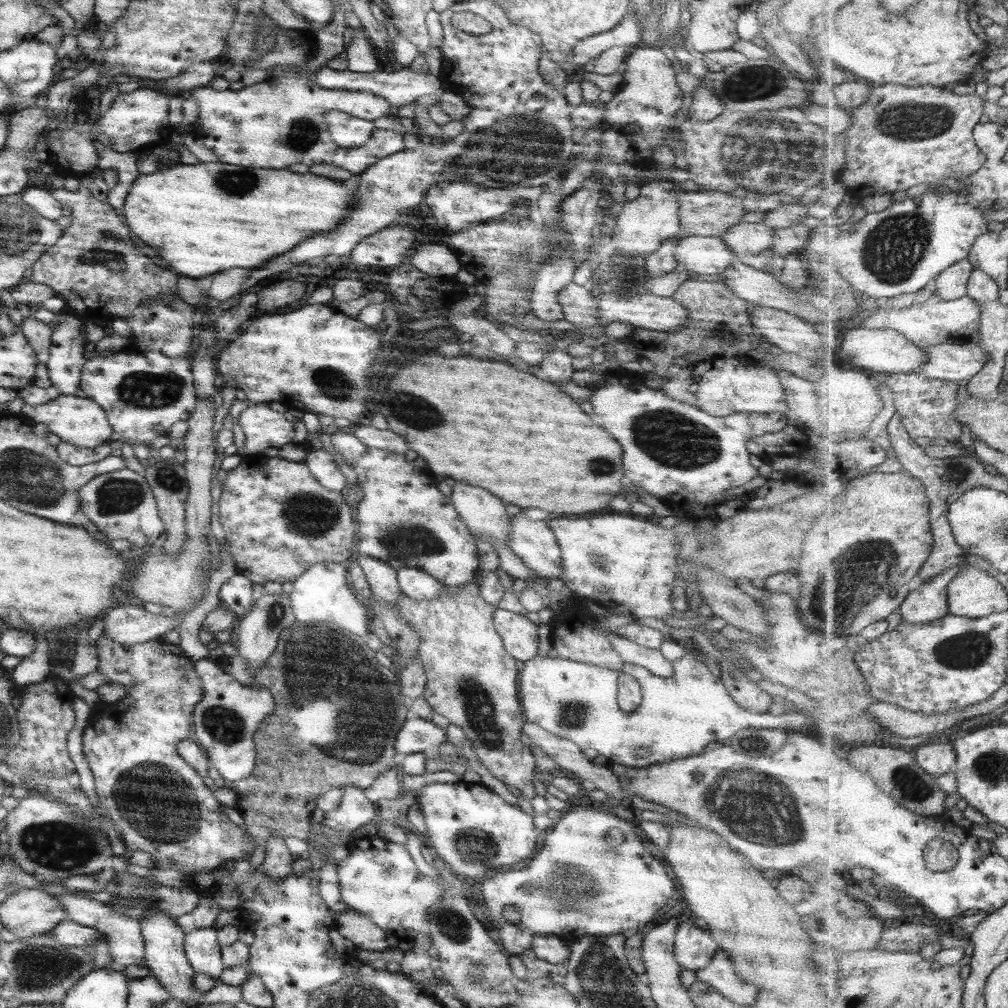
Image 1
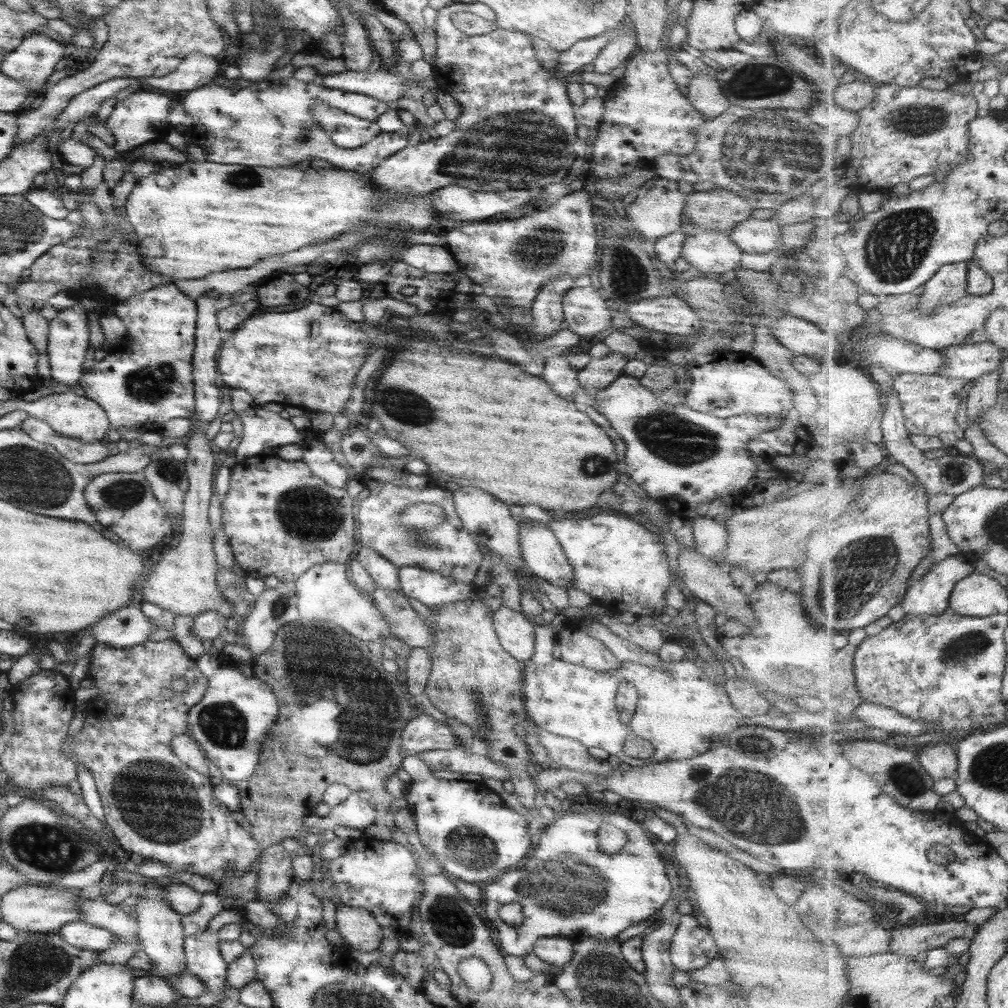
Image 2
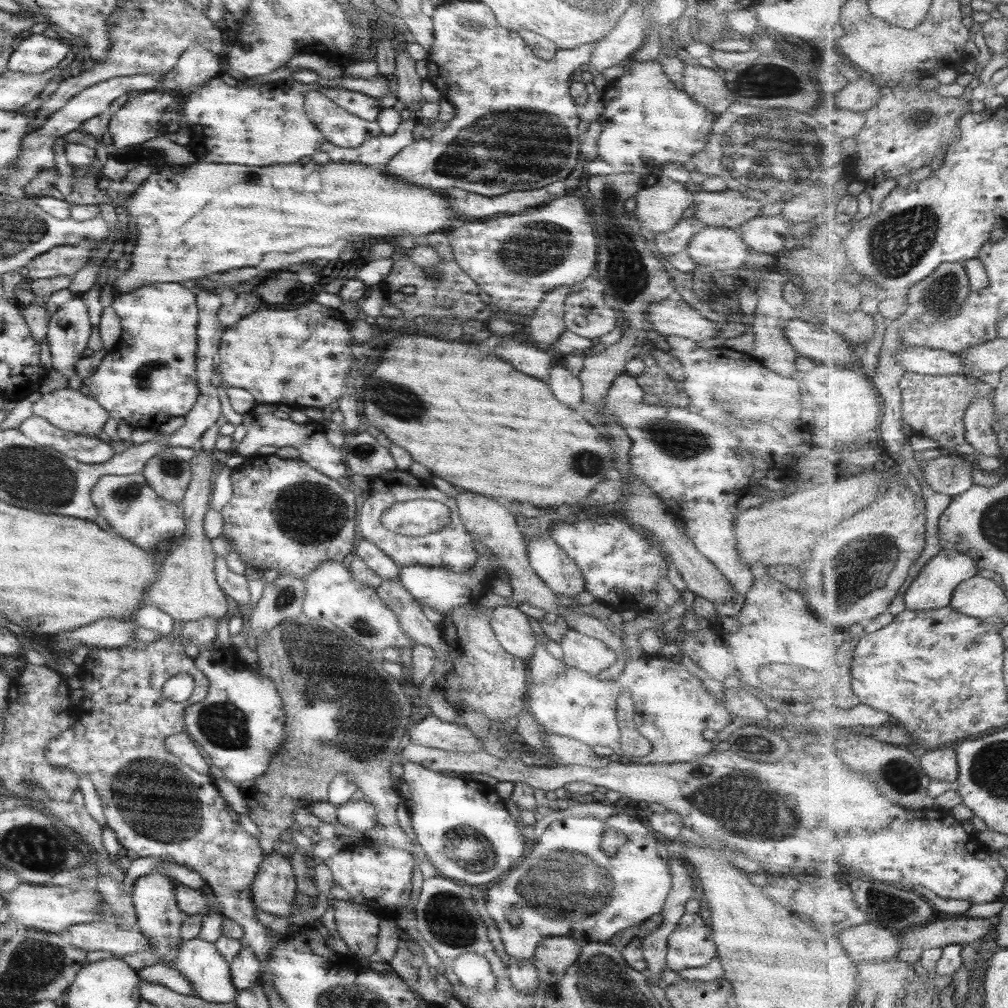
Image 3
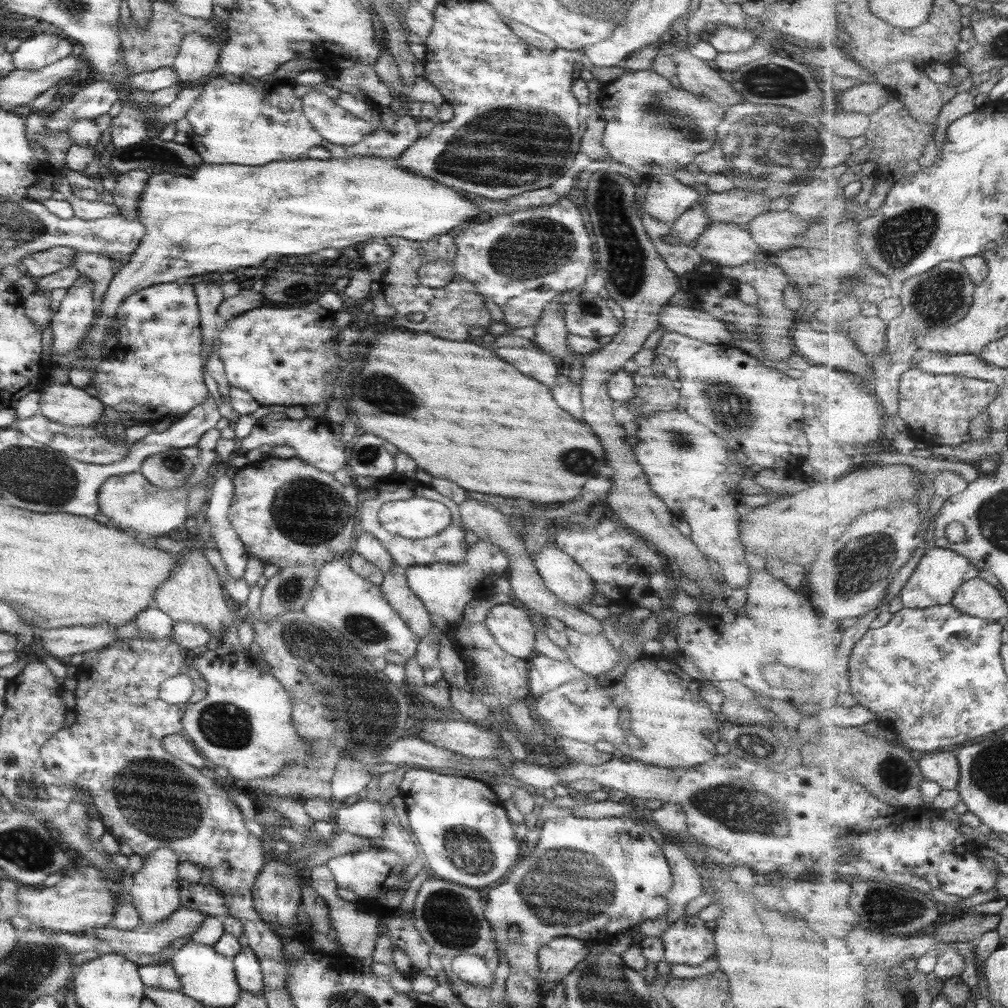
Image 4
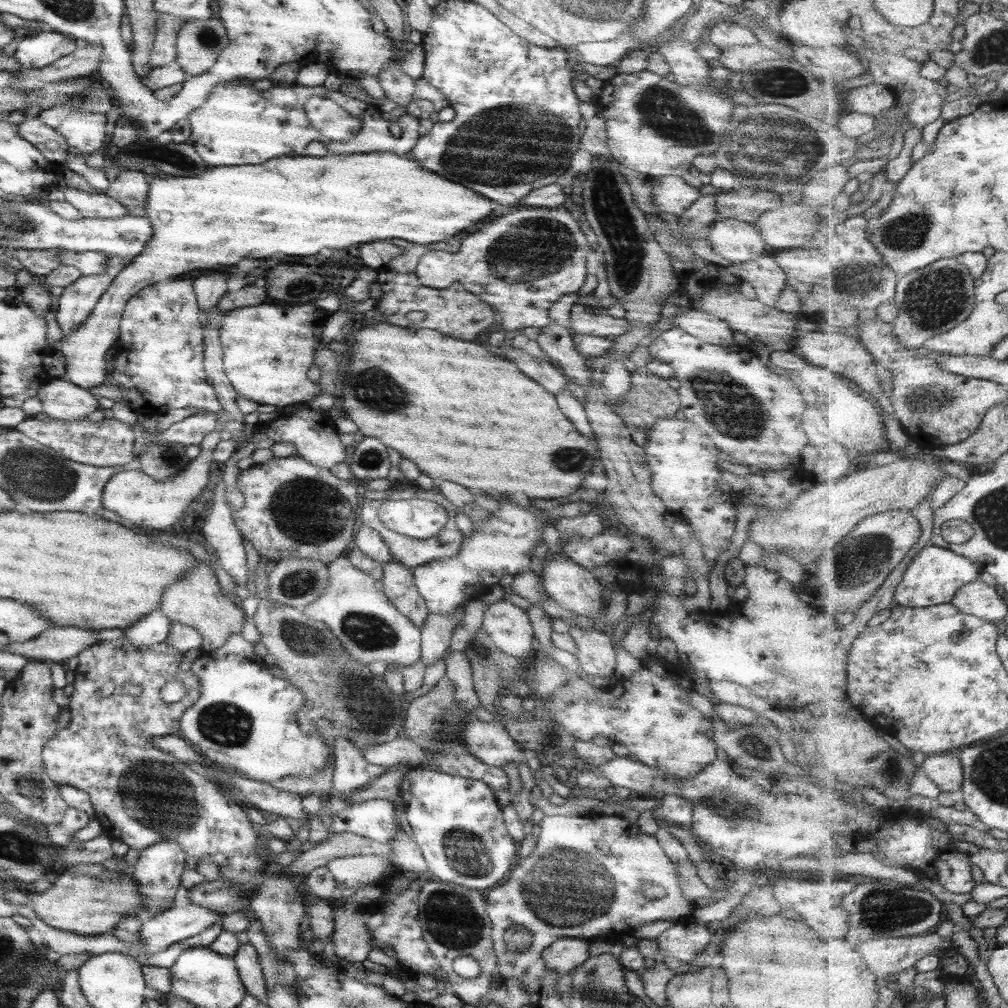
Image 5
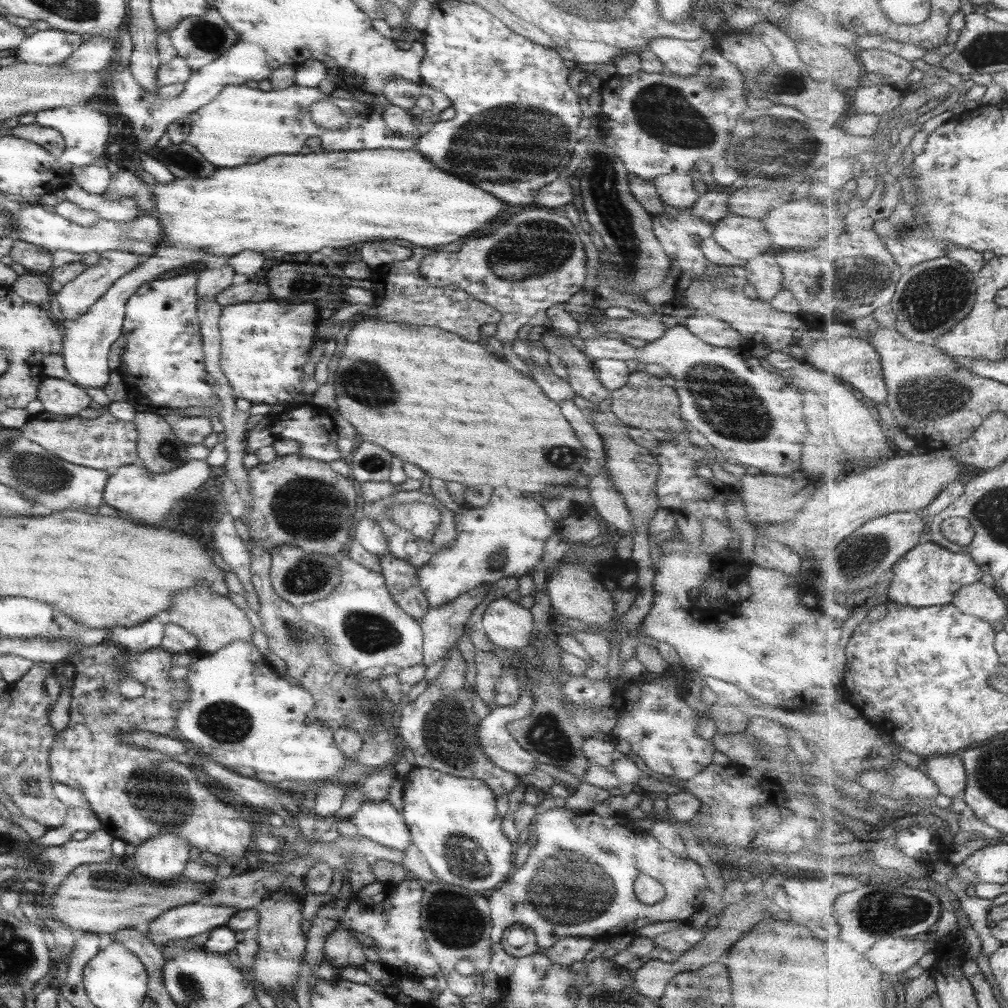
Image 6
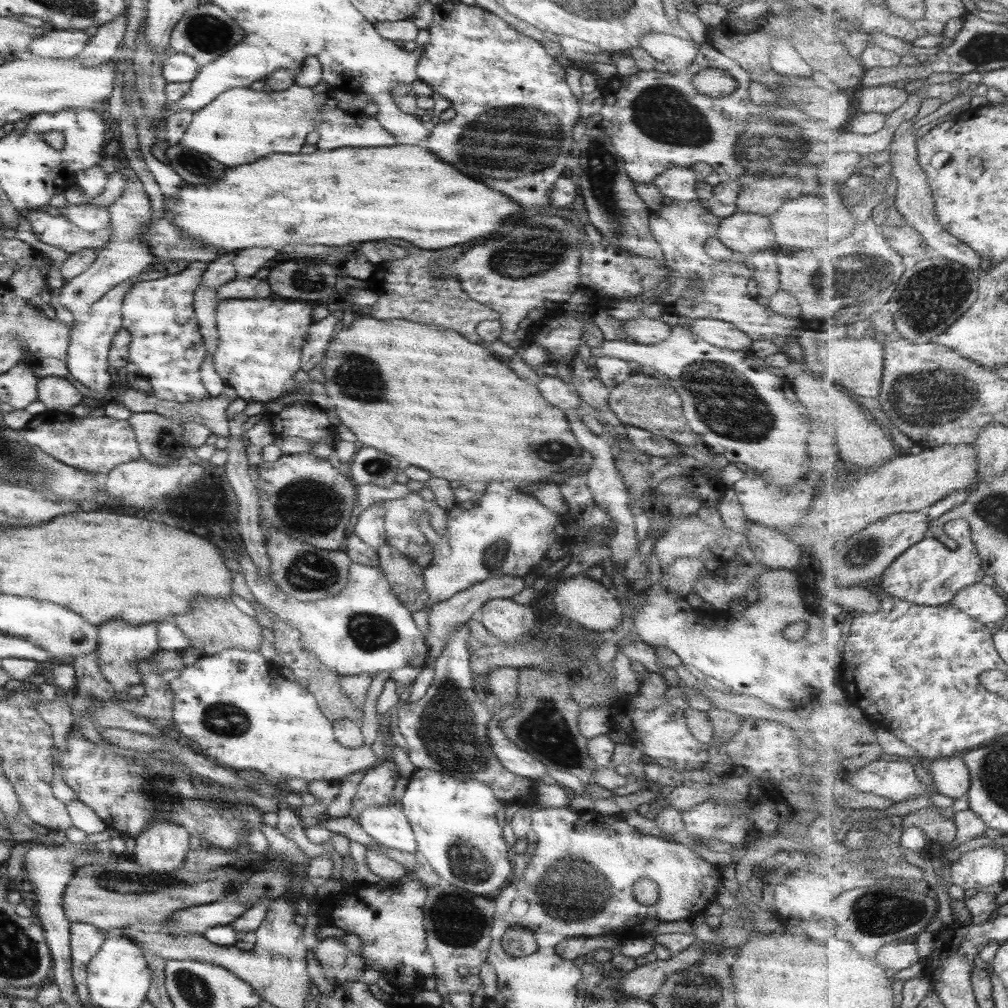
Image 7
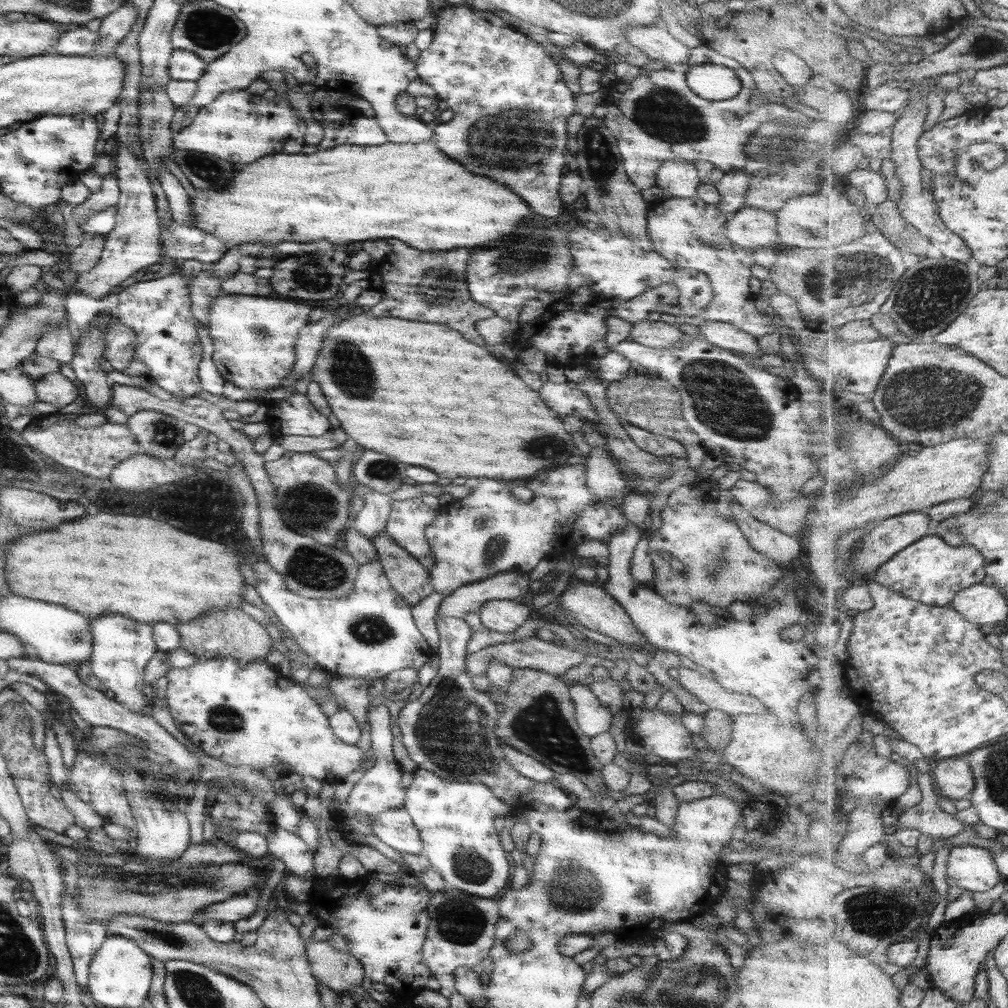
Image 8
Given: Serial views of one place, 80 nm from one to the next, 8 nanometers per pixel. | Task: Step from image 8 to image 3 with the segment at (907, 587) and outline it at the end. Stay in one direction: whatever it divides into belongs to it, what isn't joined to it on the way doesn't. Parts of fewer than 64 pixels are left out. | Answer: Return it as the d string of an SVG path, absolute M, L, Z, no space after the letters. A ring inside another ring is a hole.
M941 549L934 557L927 561L918 575L914 578L904 594L905 608L909 610L942 609L952 604L956 588L970 578L979 574L980 567L976 565L968 554L958 550Z

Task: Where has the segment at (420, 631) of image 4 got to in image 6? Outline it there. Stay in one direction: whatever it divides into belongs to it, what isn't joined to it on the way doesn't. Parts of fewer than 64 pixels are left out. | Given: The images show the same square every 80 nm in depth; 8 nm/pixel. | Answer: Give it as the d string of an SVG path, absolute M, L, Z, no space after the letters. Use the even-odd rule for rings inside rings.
M385 551L380 558L378 573L397 606L419 622L430 607L418 583L417 569L408 562Z

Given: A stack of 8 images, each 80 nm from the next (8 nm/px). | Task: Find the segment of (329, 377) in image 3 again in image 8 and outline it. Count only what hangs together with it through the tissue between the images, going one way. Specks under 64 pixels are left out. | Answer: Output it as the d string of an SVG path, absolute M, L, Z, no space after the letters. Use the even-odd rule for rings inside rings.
M219 294L210 300L206 312L206 324L212 341L212 362L224 382L231 382L248 395L261 396L275 387L289 381L293 368L293 342L299 330L308 323L309 306L285 302L285 300L267 300L267 296L244 294Z

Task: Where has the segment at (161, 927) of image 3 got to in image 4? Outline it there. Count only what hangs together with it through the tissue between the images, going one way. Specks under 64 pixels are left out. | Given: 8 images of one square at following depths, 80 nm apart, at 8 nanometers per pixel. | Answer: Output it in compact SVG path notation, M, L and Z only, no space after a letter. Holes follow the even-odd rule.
M161 848L144 857L143 866L133 874L131 887L128 888L130 903L138 912L140 922L144 925L154 925L167 918L180 906L178 900L179 888L177 865L179 860L171 850Z

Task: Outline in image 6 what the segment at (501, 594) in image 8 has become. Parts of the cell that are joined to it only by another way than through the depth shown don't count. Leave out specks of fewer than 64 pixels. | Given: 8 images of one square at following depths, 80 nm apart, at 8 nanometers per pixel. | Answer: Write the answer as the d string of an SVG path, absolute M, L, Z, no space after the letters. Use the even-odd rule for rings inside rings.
M505 577L493 581L492 583L487 583L477 586L477 588L468 590L447 604L442 604L441 606L433 608L429 607L419 621L420 631L422 632L423 666L433 666L439 658L444 658L444 655L448 652L448 650L450 650L450 647L455 645L458 639L462 636L462 633L464 632L464 625L468 622L469 615L471 614L473 608L475 608L475 606L483 600L483 597L487 594L487 592L489 592L489 590L491 590L491 588L499 590L499 592L505 596L509 592L517 590L517 587L518 579Z

